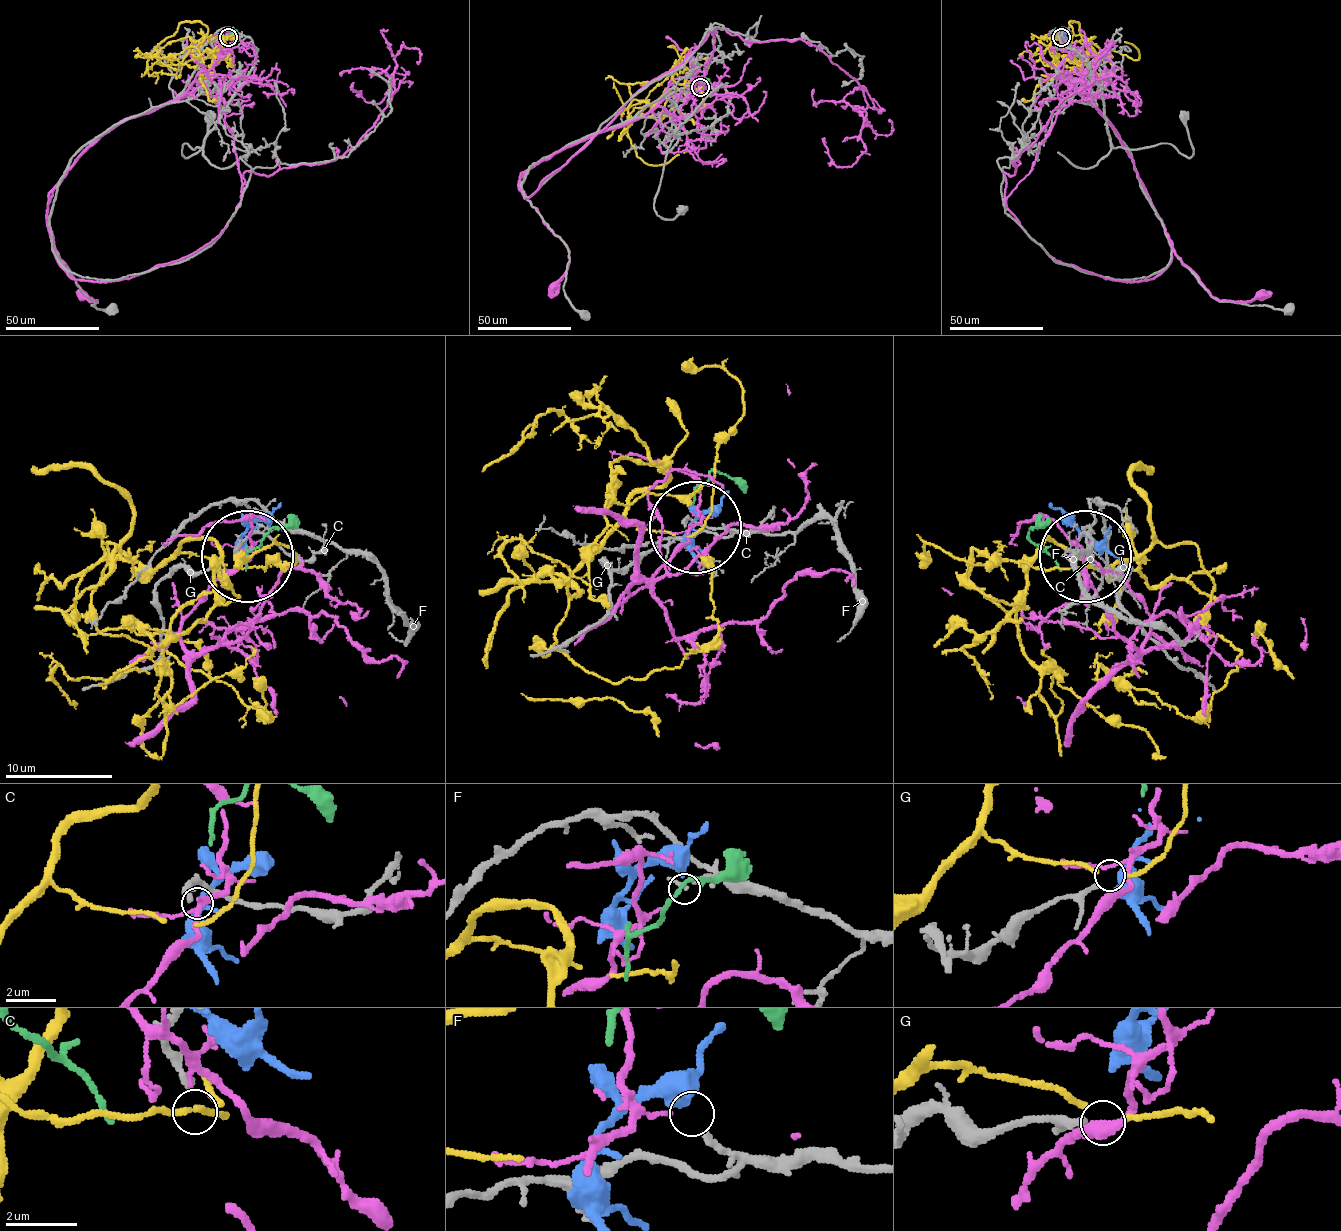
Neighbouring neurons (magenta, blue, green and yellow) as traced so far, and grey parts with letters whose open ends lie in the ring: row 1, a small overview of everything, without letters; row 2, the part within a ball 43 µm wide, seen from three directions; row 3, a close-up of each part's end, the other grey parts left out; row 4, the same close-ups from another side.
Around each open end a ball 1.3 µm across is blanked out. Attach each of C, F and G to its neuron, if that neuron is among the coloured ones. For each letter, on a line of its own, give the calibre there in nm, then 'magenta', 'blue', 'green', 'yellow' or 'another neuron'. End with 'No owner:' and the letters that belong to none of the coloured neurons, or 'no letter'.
C: 200 nm | another neuron
F: 140 nm | another neuron
G: 160 nm | another neuron
No owner: C, F, G

